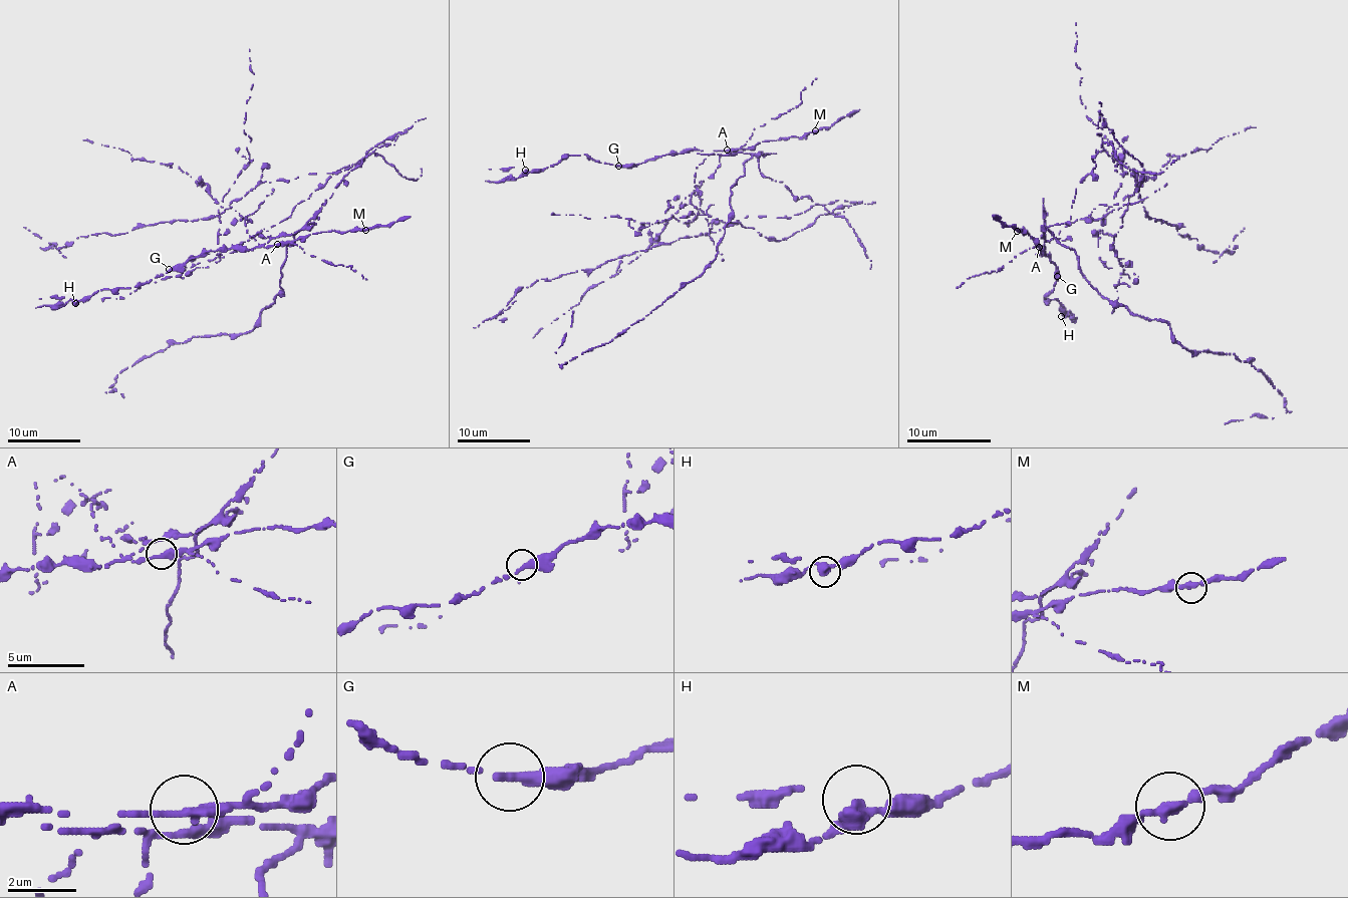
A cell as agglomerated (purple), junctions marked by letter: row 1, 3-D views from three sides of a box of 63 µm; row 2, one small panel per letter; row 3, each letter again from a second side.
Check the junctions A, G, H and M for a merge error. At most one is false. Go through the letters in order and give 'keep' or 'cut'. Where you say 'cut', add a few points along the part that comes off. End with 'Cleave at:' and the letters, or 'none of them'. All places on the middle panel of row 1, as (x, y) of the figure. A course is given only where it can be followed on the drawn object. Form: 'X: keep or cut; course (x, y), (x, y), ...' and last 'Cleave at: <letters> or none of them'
A: cut; course (727, 150), (700, 164), (696, 190), (671, 215), (712, 221), (707, 234), (538, 279), (503, 312), (474, 327)
G: keep
H: keep
M: keep
Cleave at: A

